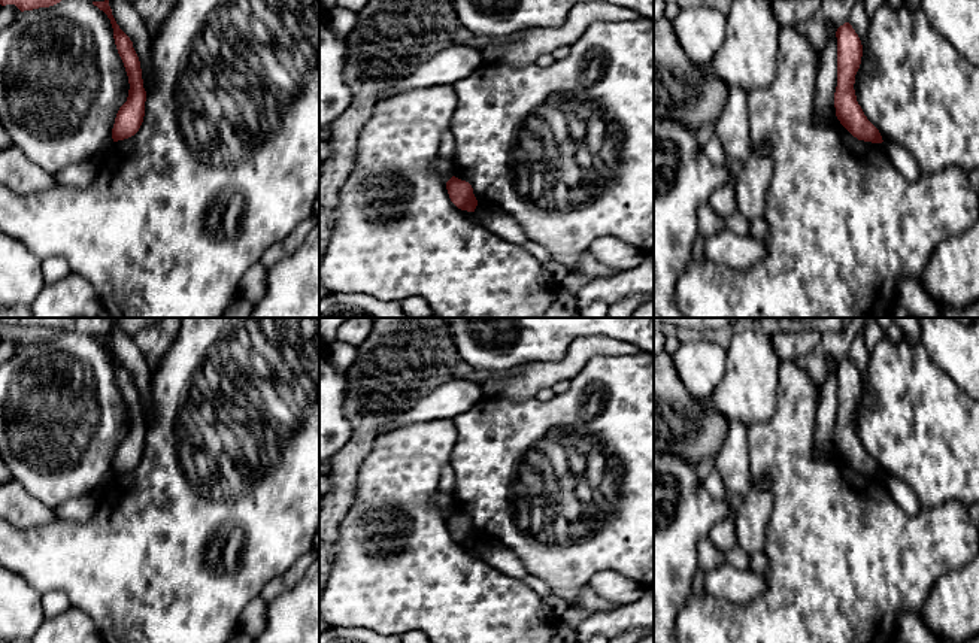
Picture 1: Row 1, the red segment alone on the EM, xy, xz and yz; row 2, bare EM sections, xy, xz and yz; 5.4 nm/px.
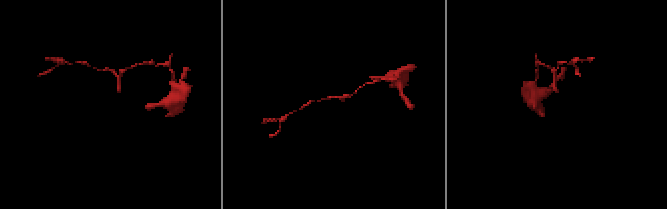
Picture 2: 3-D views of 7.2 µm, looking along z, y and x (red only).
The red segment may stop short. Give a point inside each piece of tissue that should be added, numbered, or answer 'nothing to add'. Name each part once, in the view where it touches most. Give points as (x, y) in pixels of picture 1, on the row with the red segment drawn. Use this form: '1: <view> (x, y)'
nothing to add

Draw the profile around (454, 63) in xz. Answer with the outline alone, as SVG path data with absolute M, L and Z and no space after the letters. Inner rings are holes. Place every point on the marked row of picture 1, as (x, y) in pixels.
M451 45L415 67L410 73L398 78L390 90L378 95L378 100L433 85L454 85L469 78L482 64L484 58L476 48Z

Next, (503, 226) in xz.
M478 203L473 215L479 224L507 243L524 246L528 242L528 237L522 231L521 225L497 206Z

